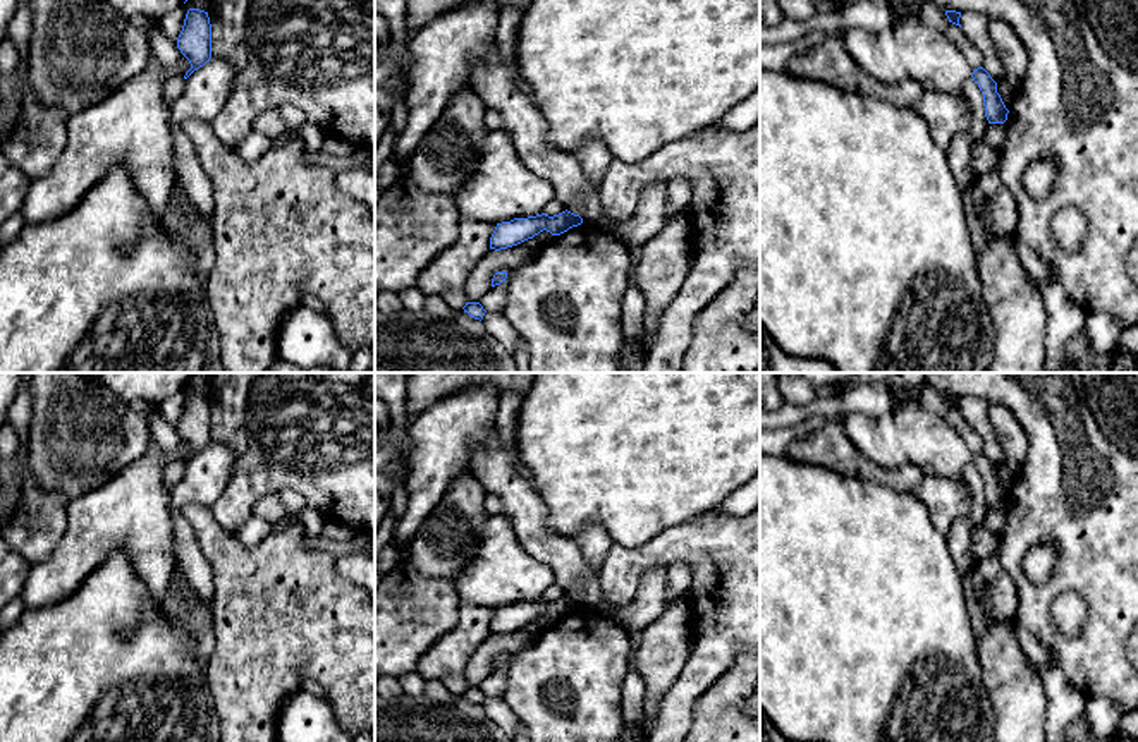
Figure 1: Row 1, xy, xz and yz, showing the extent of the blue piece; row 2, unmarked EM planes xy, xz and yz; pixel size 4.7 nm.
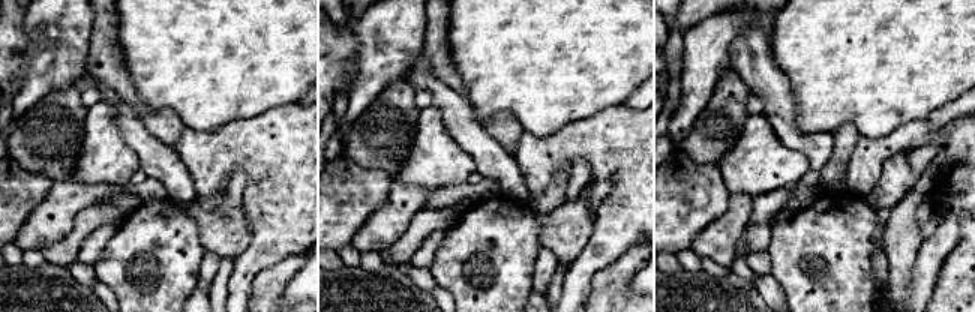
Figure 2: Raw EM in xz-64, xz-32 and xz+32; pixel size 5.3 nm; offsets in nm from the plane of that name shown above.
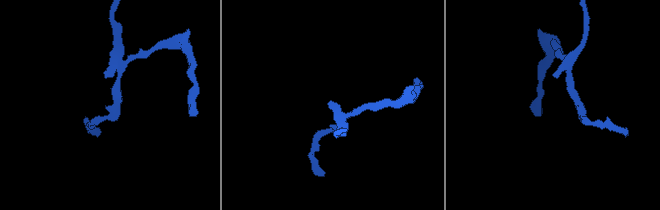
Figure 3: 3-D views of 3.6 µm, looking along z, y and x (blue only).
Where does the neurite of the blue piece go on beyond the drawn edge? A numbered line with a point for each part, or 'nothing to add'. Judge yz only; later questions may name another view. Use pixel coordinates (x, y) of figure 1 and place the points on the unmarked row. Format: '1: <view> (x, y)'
nothing to add

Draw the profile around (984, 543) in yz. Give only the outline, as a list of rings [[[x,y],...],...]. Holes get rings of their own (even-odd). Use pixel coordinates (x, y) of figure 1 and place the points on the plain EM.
[[[973,462],[964,467],[963,481],[971,491],[971,507],[968,517],[973,531],[971,551],[975,562],[978,563],[997,548],[997,541],[994,534],[983,526],[988,505],[985,502],[983,479]]]

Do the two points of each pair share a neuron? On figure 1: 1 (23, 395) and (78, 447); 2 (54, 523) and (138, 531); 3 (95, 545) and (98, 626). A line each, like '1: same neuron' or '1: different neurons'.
1: different neurons
2: different neurons
3: different neurons

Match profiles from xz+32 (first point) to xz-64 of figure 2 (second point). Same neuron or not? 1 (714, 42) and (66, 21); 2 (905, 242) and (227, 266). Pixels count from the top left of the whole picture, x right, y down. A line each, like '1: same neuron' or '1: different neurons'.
1: same neuron
2: different neurons

